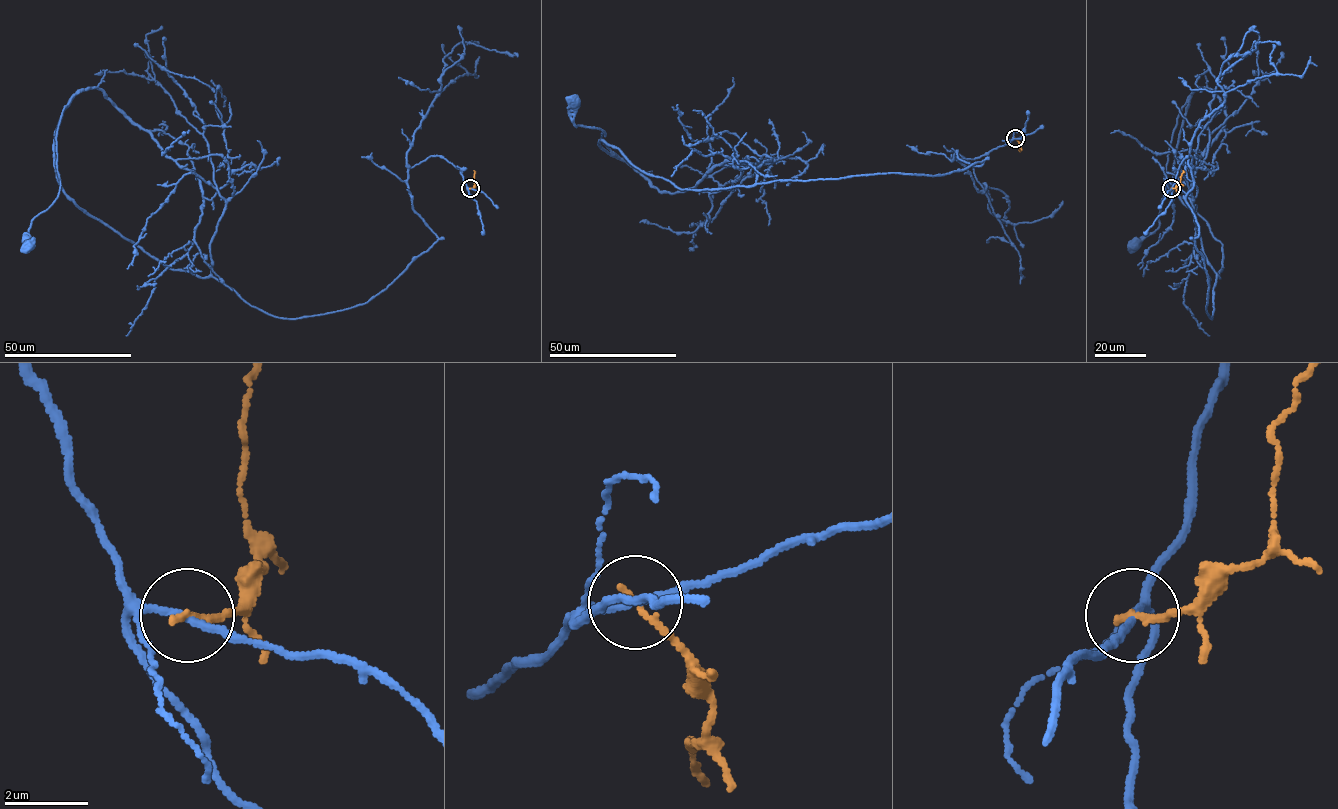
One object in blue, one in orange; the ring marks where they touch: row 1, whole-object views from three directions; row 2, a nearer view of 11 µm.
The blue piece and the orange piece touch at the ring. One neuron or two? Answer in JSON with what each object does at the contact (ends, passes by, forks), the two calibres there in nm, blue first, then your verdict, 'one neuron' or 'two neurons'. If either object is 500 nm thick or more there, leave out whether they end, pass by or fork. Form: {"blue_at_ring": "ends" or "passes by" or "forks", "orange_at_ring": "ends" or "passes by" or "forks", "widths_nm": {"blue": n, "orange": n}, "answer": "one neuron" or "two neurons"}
{"blue_at_ring": "passes by", "orange_at_ring": "ends", "widths_nm": {"blue": 160, "orange": 170}, "answer": "two neurons"}

